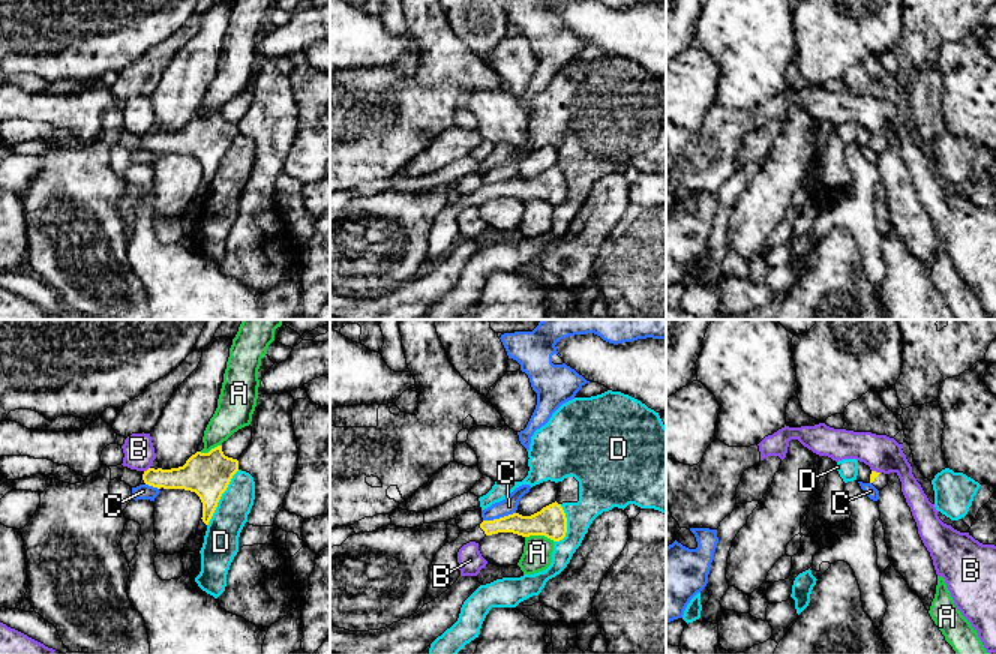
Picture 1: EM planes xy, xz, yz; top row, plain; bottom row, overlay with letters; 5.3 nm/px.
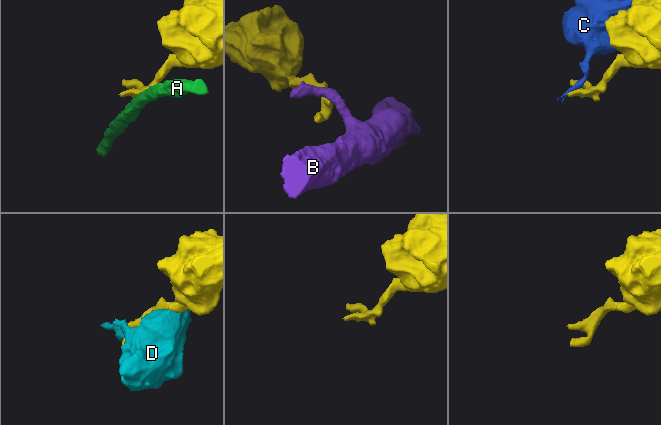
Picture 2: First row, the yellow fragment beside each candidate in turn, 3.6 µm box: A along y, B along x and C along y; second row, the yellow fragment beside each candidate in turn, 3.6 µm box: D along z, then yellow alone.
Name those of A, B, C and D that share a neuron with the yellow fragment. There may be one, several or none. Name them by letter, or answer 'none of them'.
none of them

